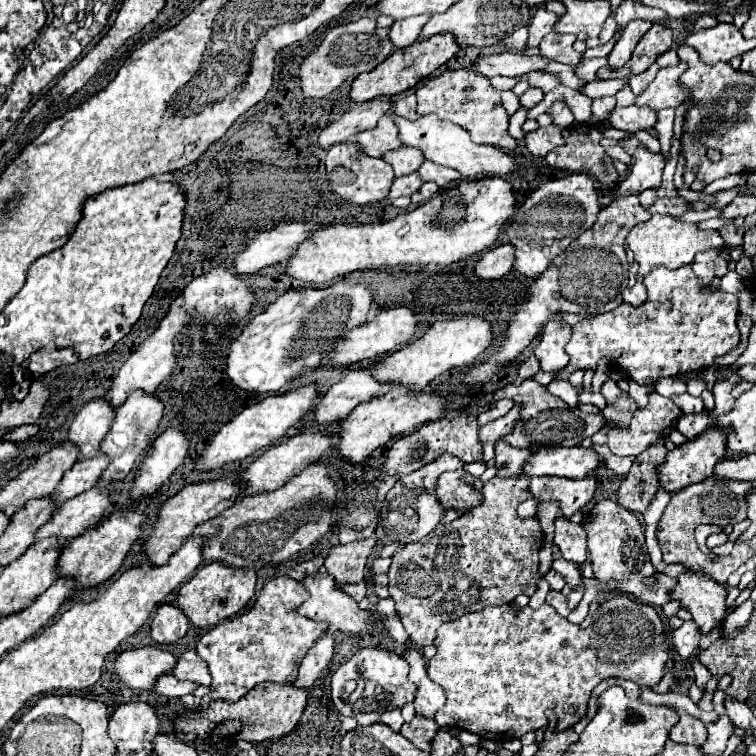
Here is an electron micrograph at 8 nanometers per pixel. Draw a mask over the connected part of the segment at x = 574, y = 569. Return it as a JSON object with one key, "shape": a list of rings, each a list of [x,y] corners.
{"shape":[[[554,559],[552,561],[552,569],[558,571],[566,583],[570,585],[570,589],[576,589],[580,583],[582,583],[582,577],[580,577],[580,567],[572,561],[566,561],[566,559]]]}

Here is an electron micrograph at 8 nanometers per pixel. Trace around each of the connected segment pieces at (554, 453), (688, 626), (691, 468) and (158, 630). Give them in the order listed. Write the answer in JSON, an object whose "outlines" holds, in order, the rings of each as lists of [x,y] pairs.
{"outlines":[[[[554,447],[554,449],[540,449],[532,453],[532,459],[526,463],[524,473],[526,475],[556,475],[556,477],[568,477],[568,479],[580,479],[588,473],[592,473],[600,465],[600,457],[594,449],[584,447]]],[[[684,621],[682,627],[678,627],[674,633],[672,633],[672,643],[674,643],[674,649],[682,655],[682,657],[690,657],[694,653],[694,649],[698,647],[698,641],[702,637],[702,631],[700,627],[696,625],[696,621]]],[[[706,429],[704,433],[700,433],[698,437],[678,445],[674,451],[670,451],[666,455],[666,461],[664,465],[660,465],[660,473],[658,473],[658,479],[660,479],[660,485],[670,491],[670,493],[676,493],[688,485],[694,485],[694,483],[700,483],[704,481],[708,475],[712,477],[714,473],[714,465],[724,457],[724,431],[722,429]]],[[[162,603],[150,623],[150,635],[156,643],[174,643],[188,631],[188,617],[172,603]]]]}

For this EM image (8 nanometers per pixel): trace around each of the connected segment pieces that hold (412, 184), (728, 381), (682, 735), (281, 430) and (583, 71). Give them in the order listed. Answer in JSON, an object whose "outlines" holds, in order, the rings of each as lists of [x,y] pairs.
{"outlines":[[[[416,173],[404,175],[404,177],[396,177],[396,179],[392,181],[392,189],[390,189],[388,197],[390,197],[390,199],[396,199],[396,197],[400,197],[400,195],[412,195],[414,191],[418,191],[420,185],[422,185],[422,179],[420,179]]],[[[730,369],[730,373],[728,373],[728,377],[726,379],[722,379],[722,381],[718,381],[718,385],[714,387],[714,401],[716,401],[716,405],[714,405],[714,411],[712,411],[712,417],[718,417],[718,415],[724,415],[724,413],[728,413],[728,409],[732,409],[732,405],[734,405],[734,397],[732,397],[732,389],[740,383],[740,377],[737,374],[736,369]]],[[[678,709],[680,713],[680,723],[676,723],[670,731],[670,739],[676,743],[688,743],[688,745],[702,745],[708,737],[708,731],[704,723],[686,711]]],[[[308,383],[308,385],[300,387],[300,389],[292,389],[292,391],[286,391],[282,395],[264,397],[258,403],[246,407],[240,415],[236,415],[232,421],[228,421],[228,423],[224,423],[220,427],[220,431],[216,433],[212,443],[204,449],[200,461],[196,463],[196,469],[198,471],[218,469],[224,463],[240,461],[240,459],[252,455],[254,451],[258,451],[262,447],[278,443],[288,433],[288,429],[294,423],[298,423],[298,419],[302,415],[306,415],[314,407],[316,399],[318,399],[318,387],[316,387],[316,383]]],[[[608,57],[586,58],[575,67],[576,75],[588,82],[596,80],[596,73],[600,67],[607,65]]]]}

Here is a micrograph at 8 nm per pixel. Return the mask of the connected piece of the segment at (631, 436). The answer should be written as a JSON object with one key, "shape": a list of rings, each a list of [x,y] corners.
{"shape":[[[656,391],[650,395],[650,403],[638,409],[632,417],[630,427],[614,427],[608,433],[608,447],[616,455],[640,455],[650,445],[660,441],[664,433],[678,421],[682,409],[674,405],[672,399],[658,395]]]}

